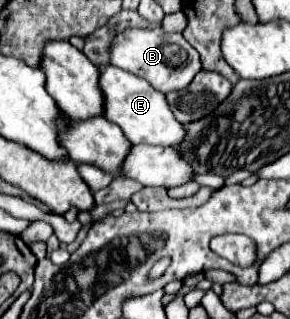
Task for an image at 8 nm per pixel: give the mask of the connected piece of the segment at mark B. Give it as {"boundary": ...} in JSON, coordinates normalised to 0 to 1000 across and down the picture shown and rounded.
{"boundary":[[[434,91],[421,97],[379,154],[379,191],[393,210],[448,223],[476,241],[497,241],[559,292],[621,285],[621,273],[648,273],[683,223],[697,223],[683,160],[628,116],[628,103],[566,103],[545,91]]]}

